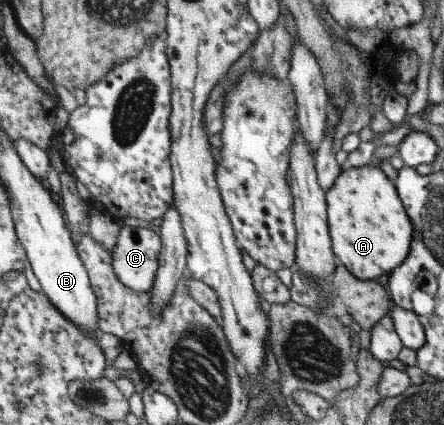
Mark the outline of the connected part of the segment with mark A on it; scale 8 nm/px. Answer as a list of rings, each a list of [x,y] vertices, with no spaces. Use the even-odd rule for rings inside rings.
[[[370,164],[358,167],[347,166],[334,178],[332,186],[326,192],[327,225],[336,263],[360,280],[377,280],[382,274],[390,274],[408,254],[408,244],[412,240],[412,226],[408,222],[407,212],[398,199],[393,181],[379,169]]]

